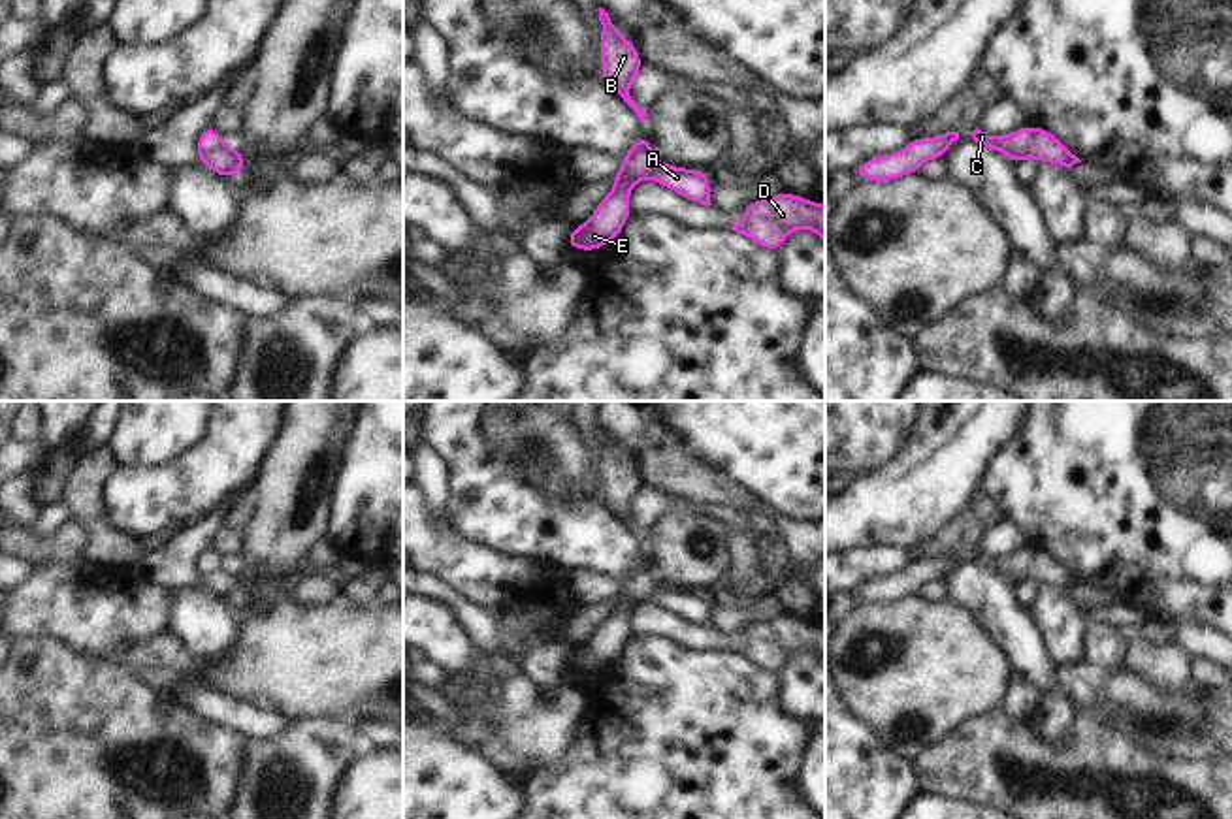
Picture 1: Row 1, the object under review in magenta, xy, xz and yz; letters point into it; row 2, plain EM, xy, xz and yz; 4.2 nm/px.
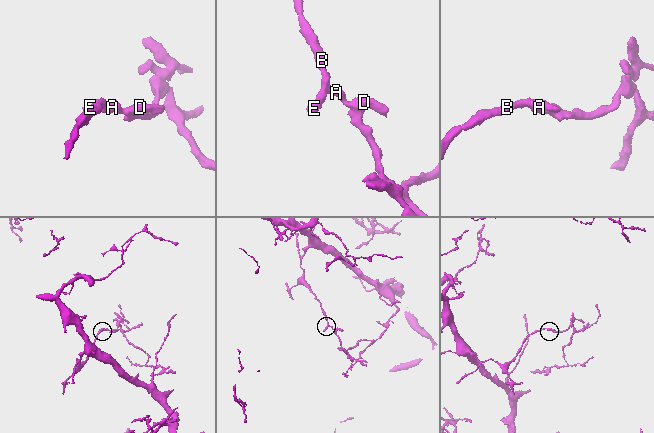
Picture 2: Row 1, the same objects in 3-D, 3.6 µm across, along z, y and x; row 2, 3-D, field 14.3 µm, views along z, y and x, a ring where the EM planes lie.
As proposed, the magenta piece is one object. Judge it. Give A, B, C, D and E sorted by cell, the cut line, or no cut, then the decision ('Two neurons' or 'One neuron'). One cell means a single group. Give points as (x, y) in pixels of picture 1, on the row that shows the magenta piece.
Groups: A D / B C E. Split along xz (650, 149), (641, 149), (622, 162). Two neurons.

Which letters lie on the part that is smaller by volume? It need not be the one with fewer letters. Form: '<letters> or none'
A, D.

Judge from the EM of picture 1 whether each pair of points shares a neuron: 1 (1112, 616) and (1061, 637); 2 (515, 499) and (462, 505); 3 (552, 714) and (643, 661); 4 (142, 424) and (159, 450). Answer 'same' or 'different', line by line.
1: same
2: same
3: different
4: same

